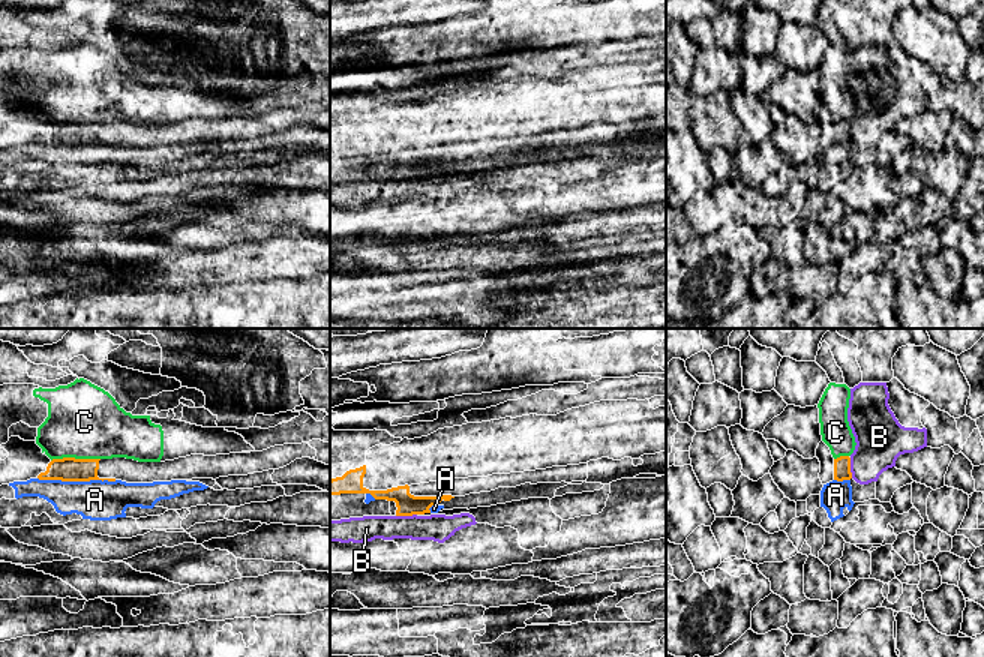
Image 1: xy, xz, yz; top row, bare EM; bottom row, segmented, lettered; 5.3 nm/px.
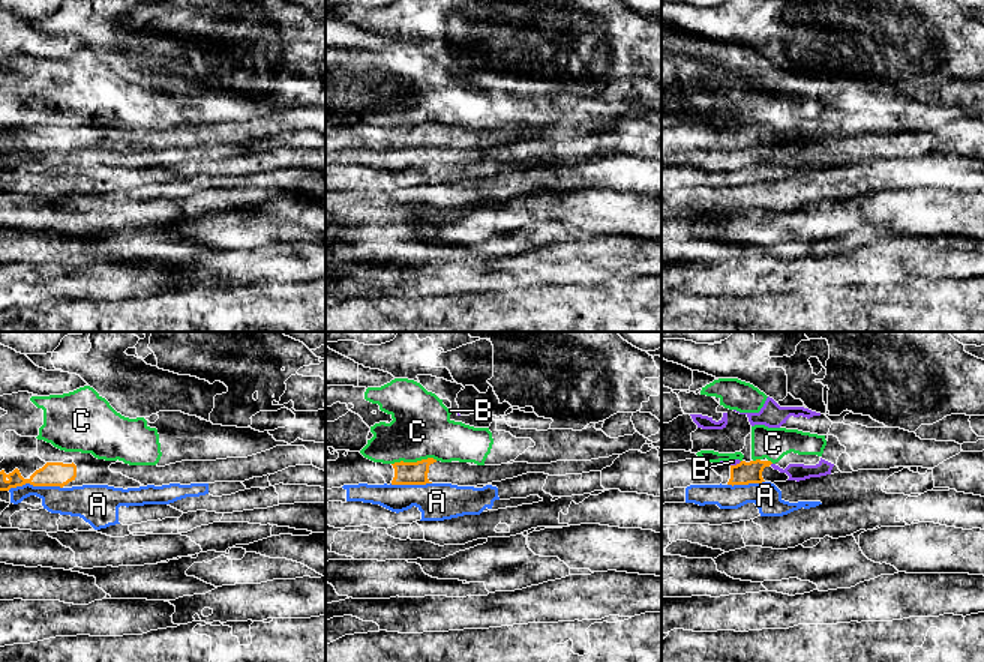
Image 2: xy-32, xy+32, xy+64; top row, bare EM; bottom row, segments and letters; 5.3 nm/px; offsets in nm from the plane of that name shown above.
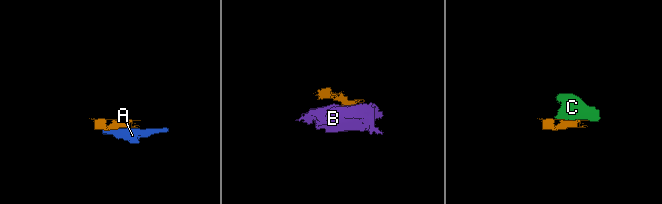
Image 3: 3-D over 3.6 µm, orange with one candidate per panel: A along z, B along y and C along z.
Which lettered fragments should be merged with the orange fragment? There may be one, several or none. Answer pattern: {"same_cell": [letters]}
{"same_cell": []}

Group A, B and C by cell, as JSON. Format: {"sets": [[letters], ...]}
{"sets": [["A"], ["B", "C"]]}

